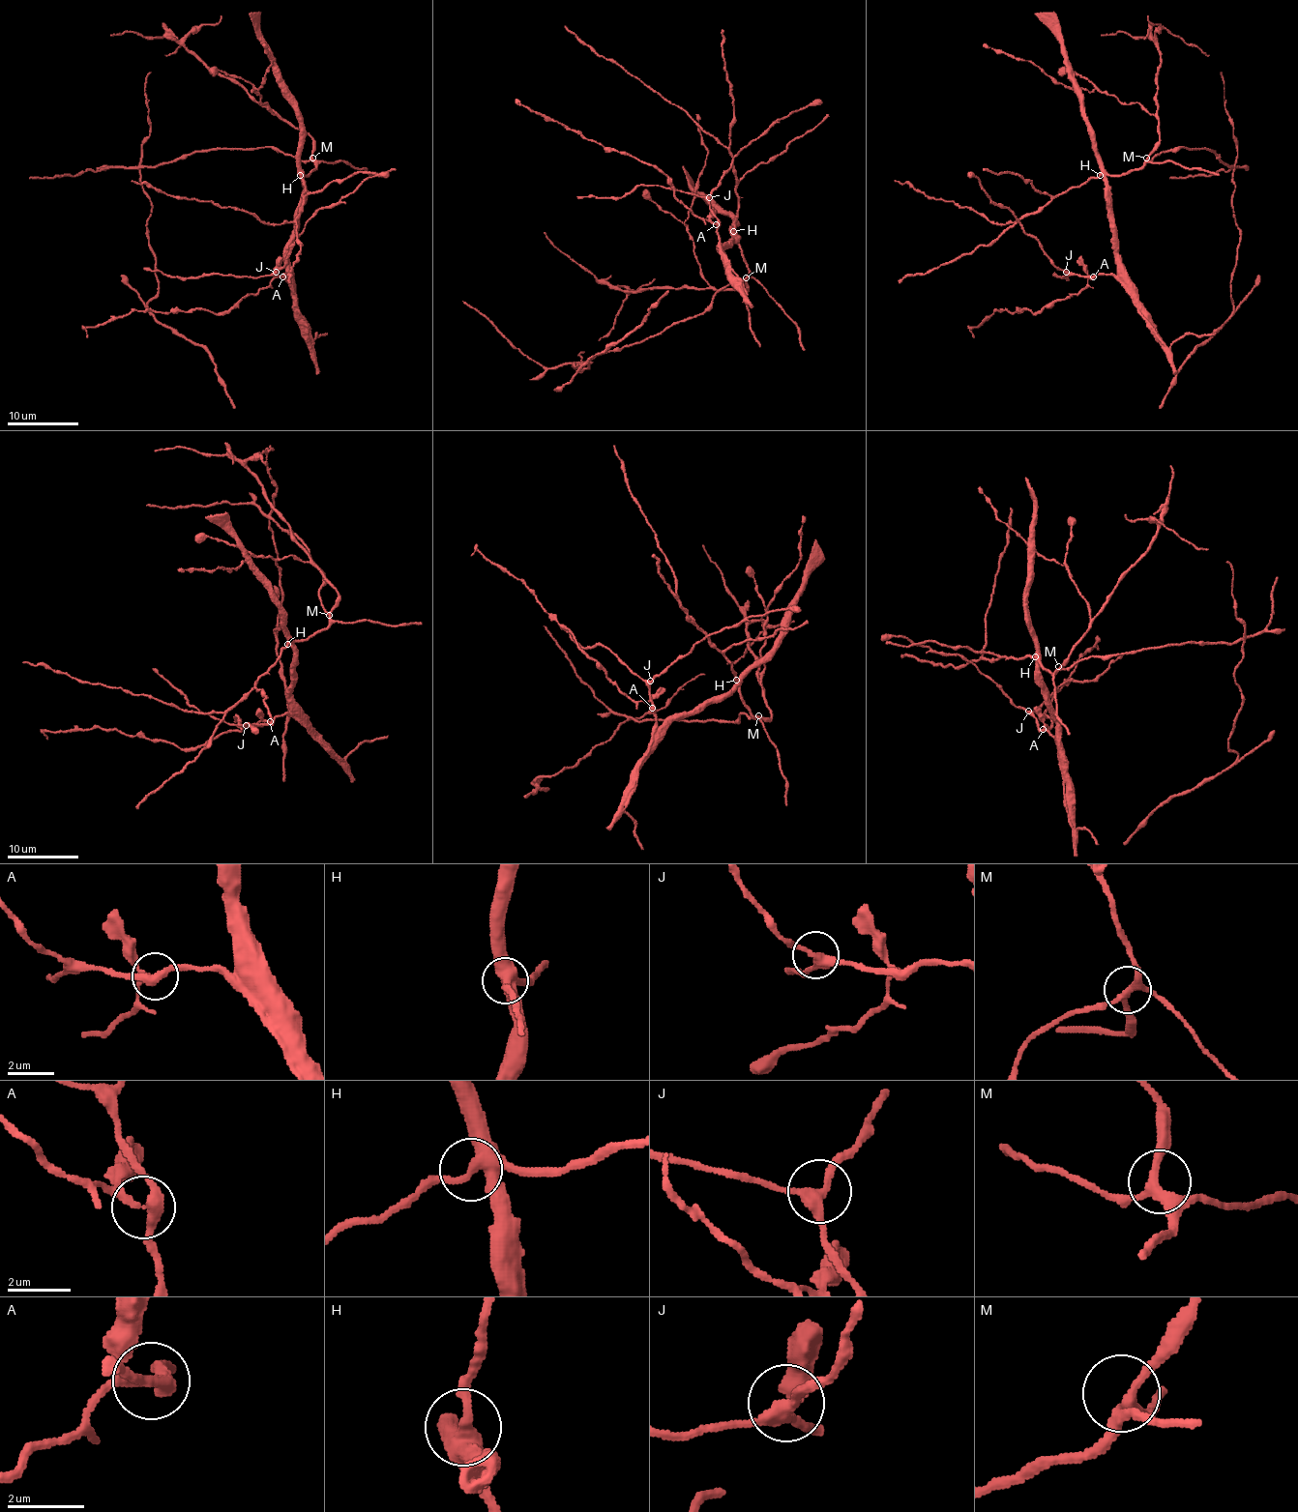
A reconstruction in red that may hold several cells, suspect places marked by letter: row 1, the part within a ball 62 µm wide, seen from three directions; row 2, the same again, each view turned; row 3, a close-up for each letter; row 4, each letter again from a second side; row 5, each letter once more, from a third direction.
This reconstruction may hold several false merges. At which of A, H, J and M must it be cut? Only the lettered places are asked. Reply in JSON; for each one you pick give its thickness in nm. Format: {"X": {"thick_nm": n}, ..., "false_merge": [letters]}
{"A": {"thick_nm": 320}, "false_merge": ["A"]}

